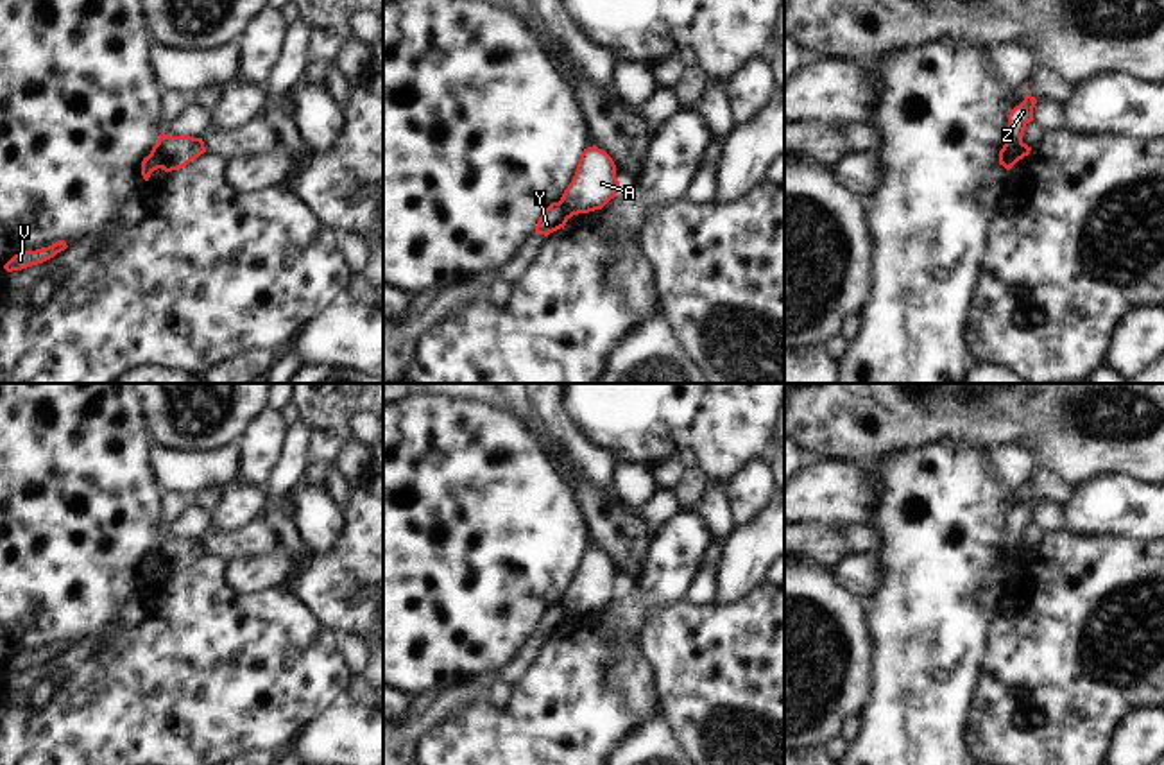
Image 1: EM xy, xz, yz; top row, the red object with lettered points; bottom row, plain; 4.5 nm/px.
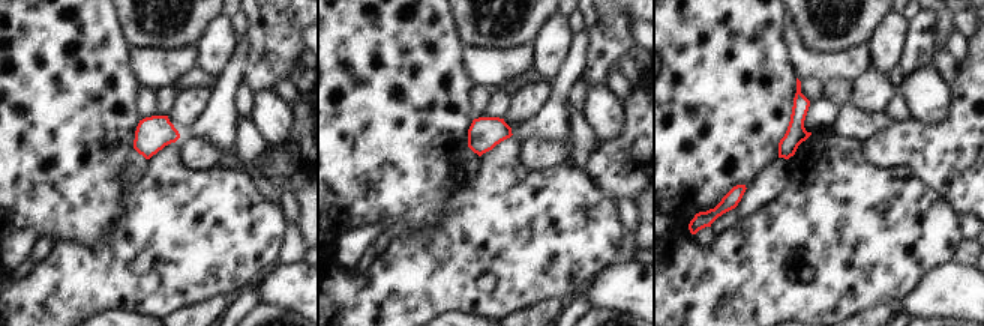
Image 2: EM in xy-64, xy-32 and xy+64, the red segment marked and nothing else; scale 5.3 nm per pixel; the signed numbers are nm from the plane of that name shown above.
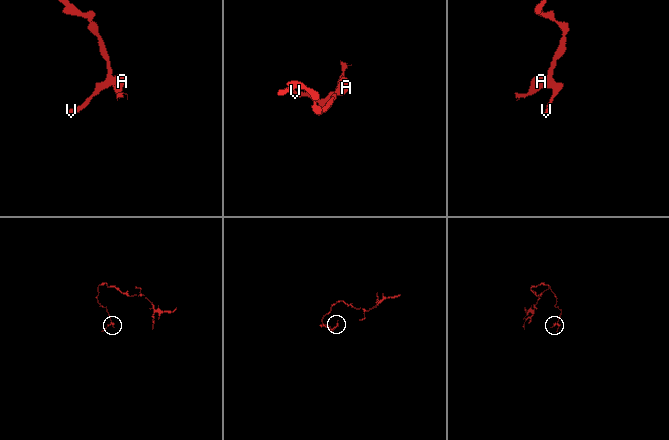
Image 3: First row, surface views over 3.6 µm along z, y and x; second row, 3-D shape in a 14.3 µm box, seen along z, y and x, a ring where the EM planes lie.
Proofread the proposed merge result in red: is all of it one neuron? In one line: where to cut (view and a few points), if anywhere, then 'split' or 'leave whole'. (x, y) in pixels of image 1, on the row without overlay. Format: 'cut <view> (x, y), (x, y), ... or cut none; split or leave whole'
cut xy (165, 536), (160, 547), (160, 568); split

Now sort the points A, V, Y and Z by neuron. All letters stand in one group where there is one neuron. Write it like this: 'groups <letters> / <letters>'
groups A / V Y Z

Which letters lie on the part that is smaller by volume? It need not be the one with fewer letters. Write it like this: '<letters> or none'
A

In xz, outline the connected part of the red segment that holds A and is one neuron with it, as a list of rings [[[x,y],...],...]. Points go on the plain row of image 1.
[[[587,548],[580,555],[577,573],[559,604],[566,620],[571,620],[578,615],[602,611],[618,593],[620,582],[612,559],[598,548]]]

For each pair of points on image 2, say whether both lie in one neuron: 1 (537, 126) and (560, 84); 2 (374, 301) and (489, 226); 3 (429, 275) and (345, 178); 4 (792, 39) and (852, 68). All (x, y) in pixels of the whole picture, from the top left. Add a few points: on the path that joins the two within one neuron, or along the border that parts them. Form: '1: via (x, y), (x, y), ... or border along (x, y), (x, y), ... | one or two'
1: via (548, 116), (557, 107), (558, 95) | one
2: via (402, 289), (416, 277), (443, 272), (461, 254) | one
3: border along (431, 230), (426, 235), (401, 233), (396, 236) | two
4: via (804, 54), (815, 65), (837, 65) | one

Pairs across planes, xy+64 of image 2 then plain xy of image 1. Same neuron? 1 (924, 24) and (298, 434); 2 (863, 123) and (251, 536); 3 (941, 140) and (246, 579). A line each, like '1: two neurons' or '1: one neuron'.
1: one neuron
2: one neuron
3: one neuron

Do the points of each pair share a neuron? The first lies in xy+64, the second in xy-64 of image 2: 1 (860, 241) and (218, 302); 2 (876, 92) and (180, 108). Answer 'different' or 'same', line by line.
1: different
2: same

